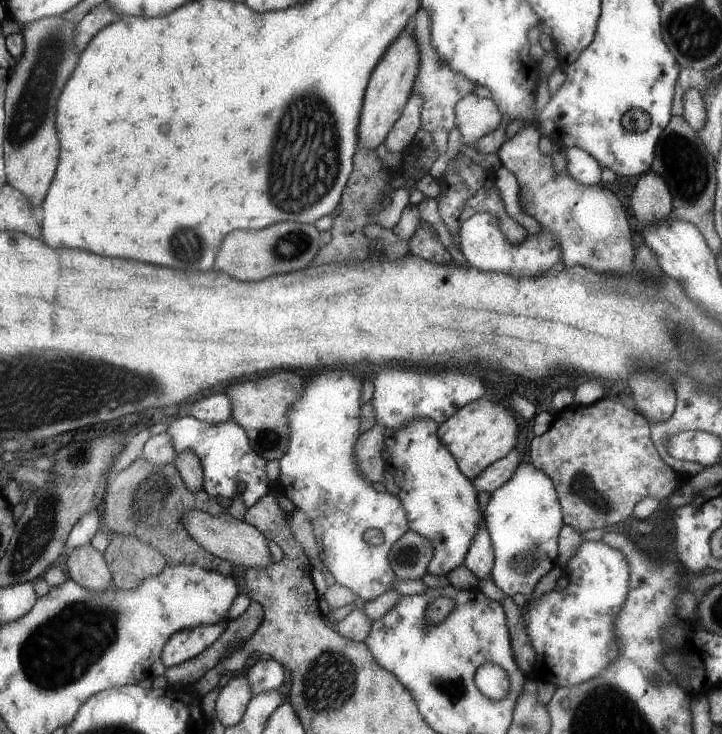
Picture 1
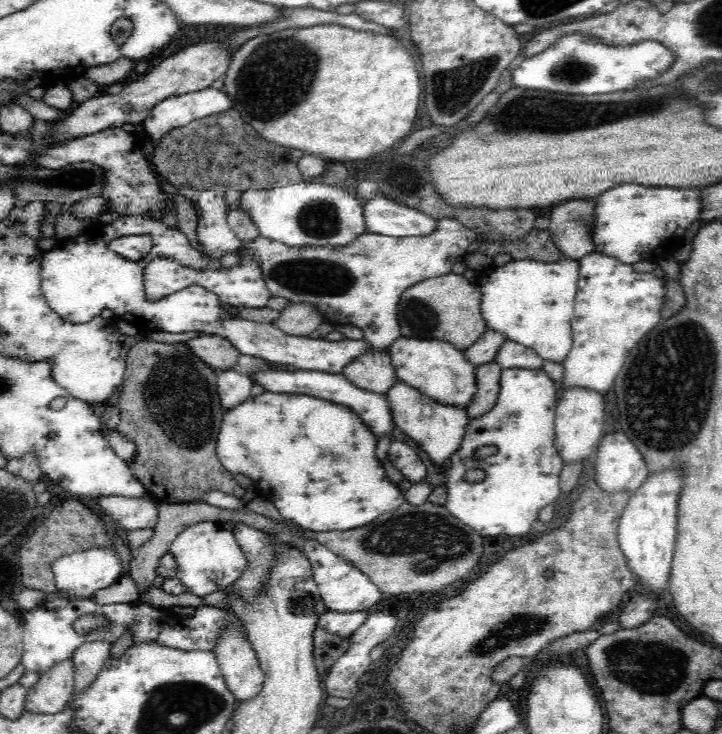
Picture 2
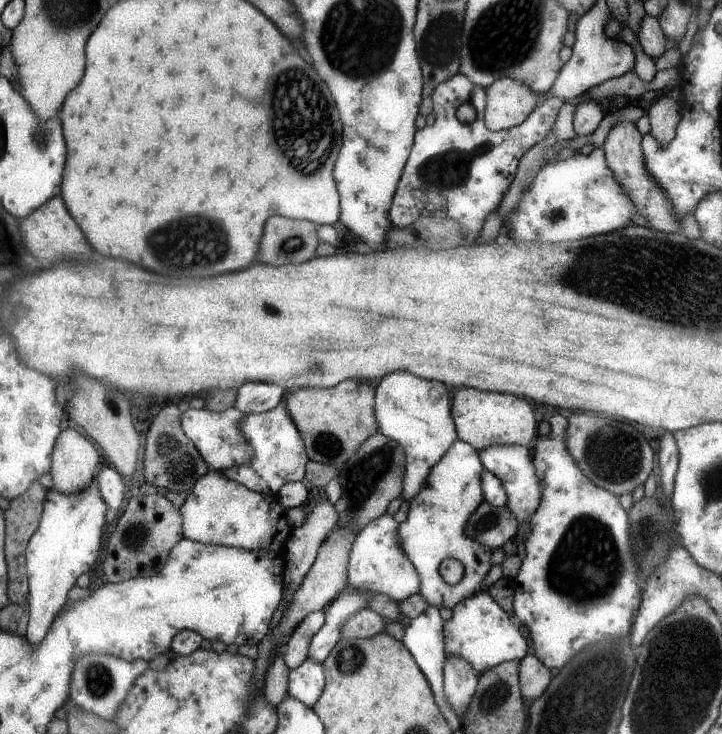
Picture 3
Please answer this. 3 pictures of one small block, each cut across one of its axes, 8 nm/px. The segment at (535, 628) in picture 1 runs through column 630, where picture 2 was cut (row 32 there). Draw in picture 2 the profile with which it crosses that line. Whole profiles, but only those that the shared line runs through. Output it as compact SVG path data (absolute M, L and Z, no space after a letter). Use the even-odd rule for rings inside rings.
M572 32L560 36L550 48L526 58L512 74L512 88L538 90L538 92L564 92L564 94L608 94L608 92L634 92L636 82L646 82L666 72L674 64L674 54L656 40L642 40L626 46L602 44L590 34Z

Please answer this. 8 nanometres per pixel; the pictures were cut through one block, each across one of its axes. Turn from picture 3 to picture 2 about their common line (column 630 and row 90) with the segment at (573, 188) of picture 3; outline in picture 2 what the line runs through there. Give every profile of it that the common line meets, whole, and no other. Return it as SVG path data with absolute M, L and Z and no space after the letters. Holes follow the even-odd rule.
M206 88L200 92L190 92L184 96L170 96L154 106L148 118L142 122L144 136L148 138L154 148L168 132L182 128L194 120L202 120L210 114L218 114L232 108L230 98L214 88Z

